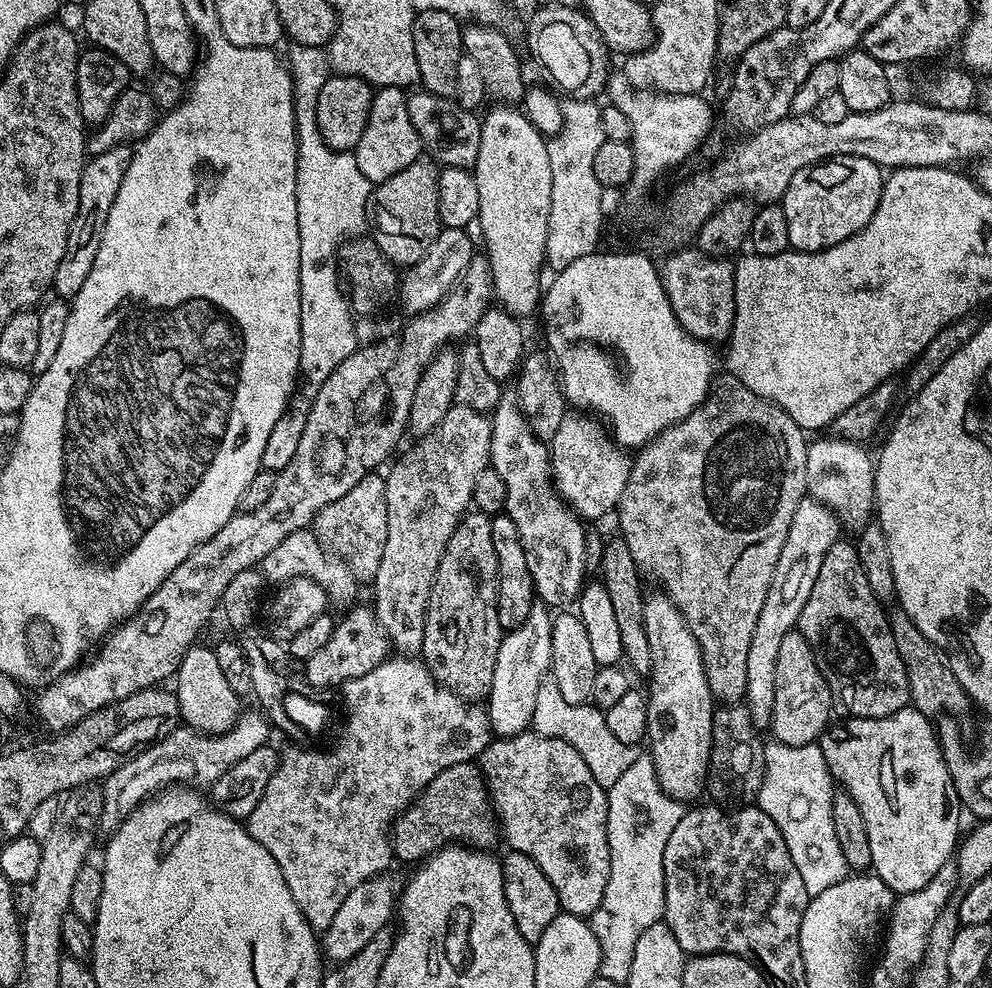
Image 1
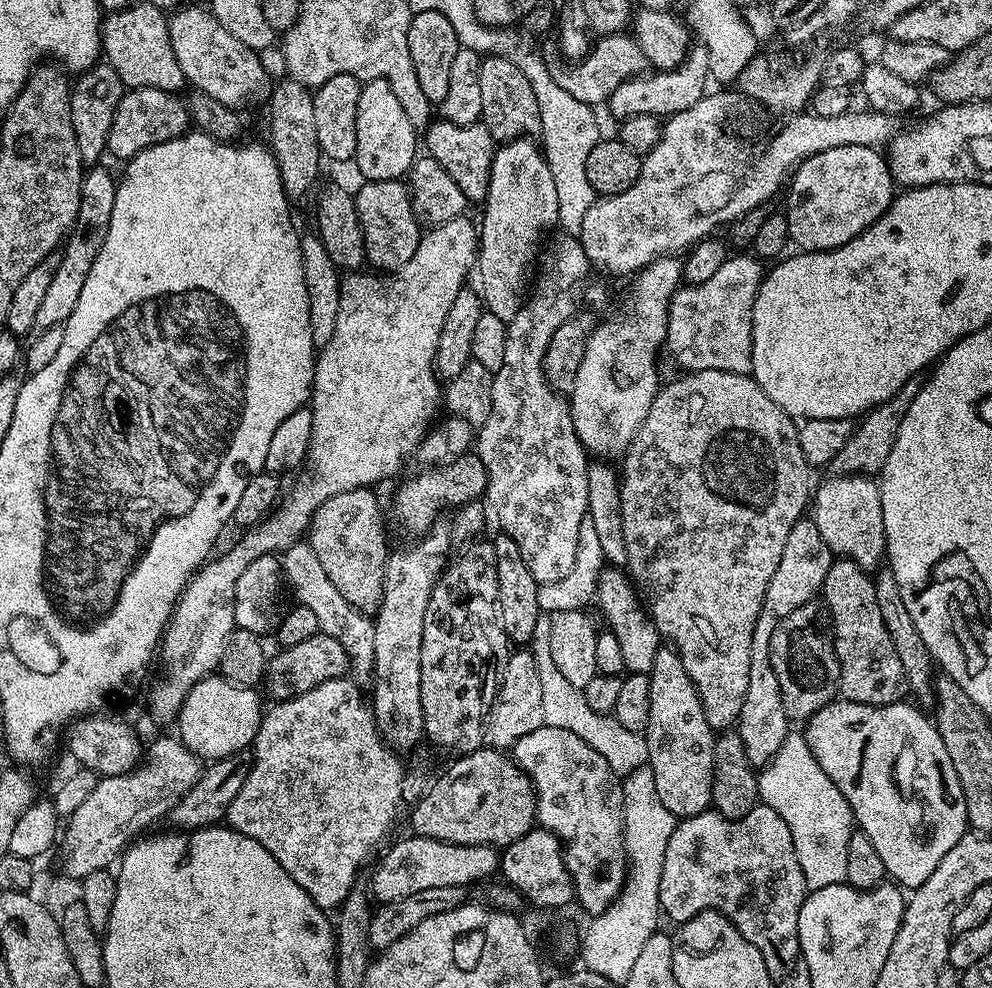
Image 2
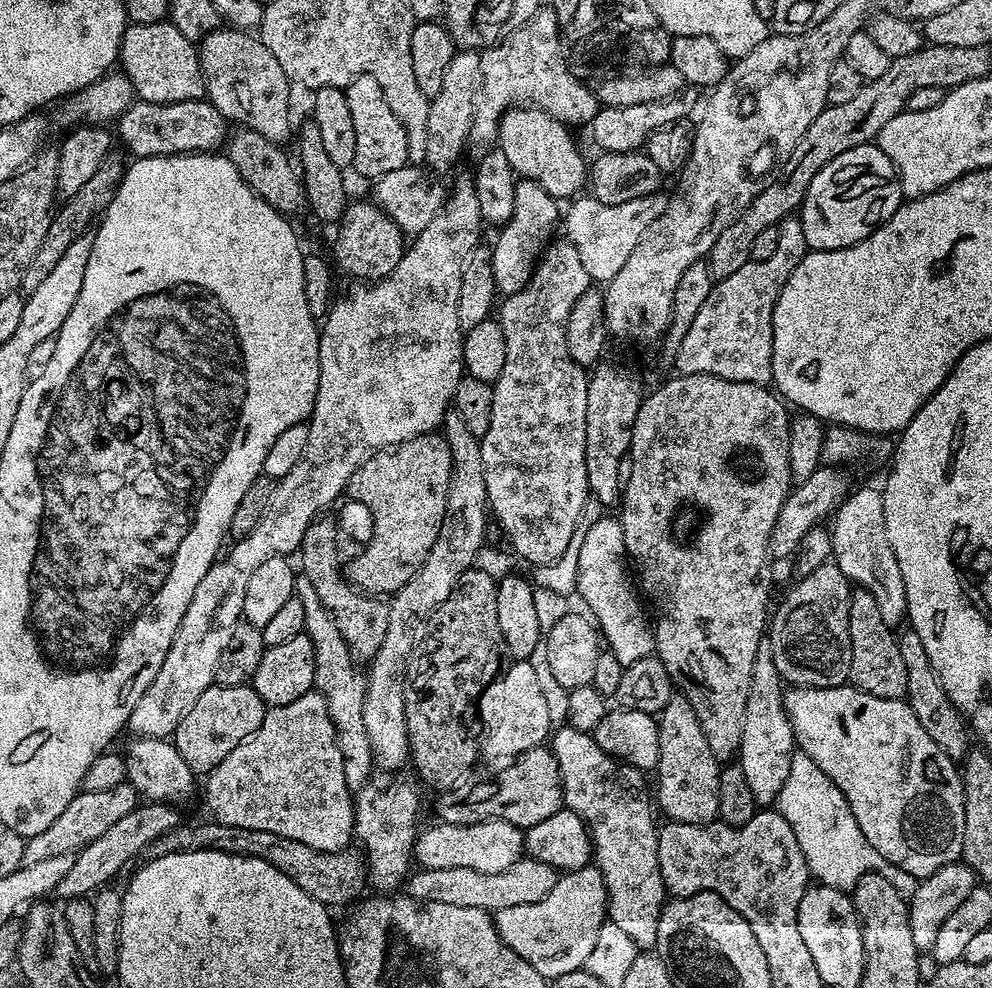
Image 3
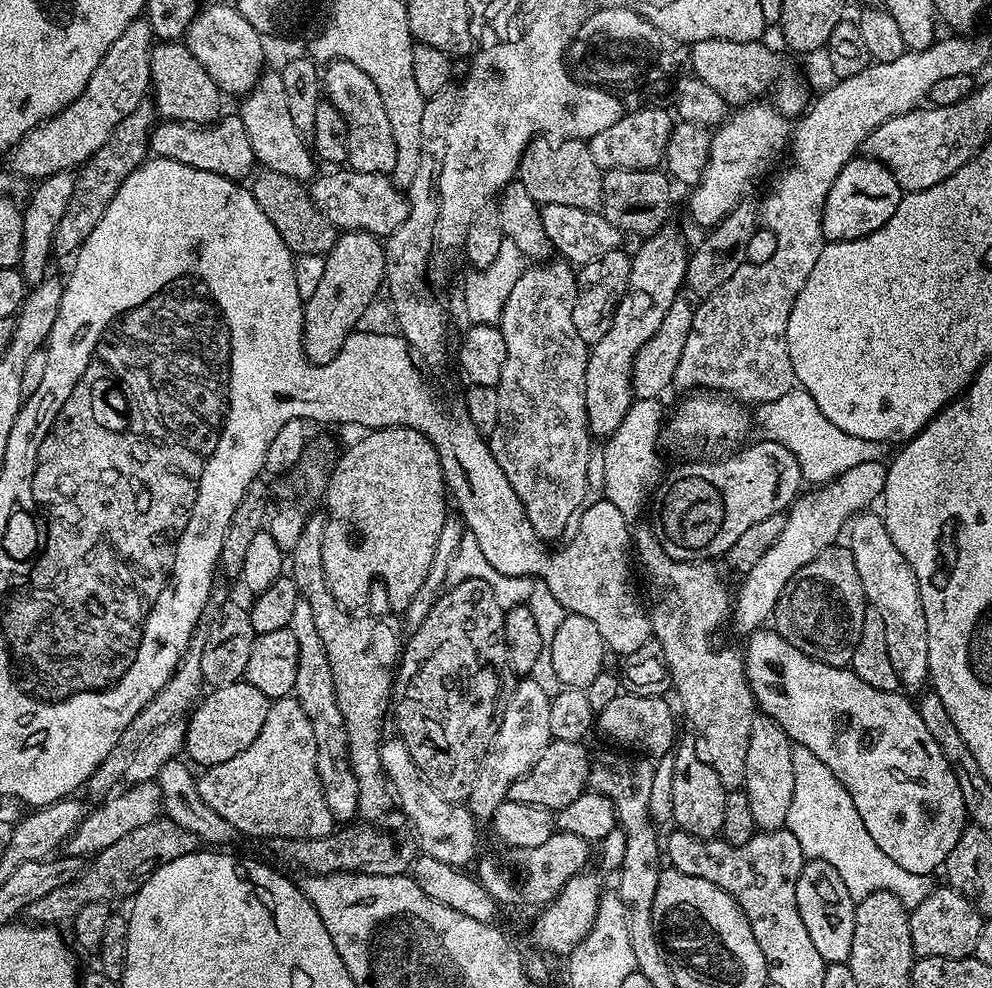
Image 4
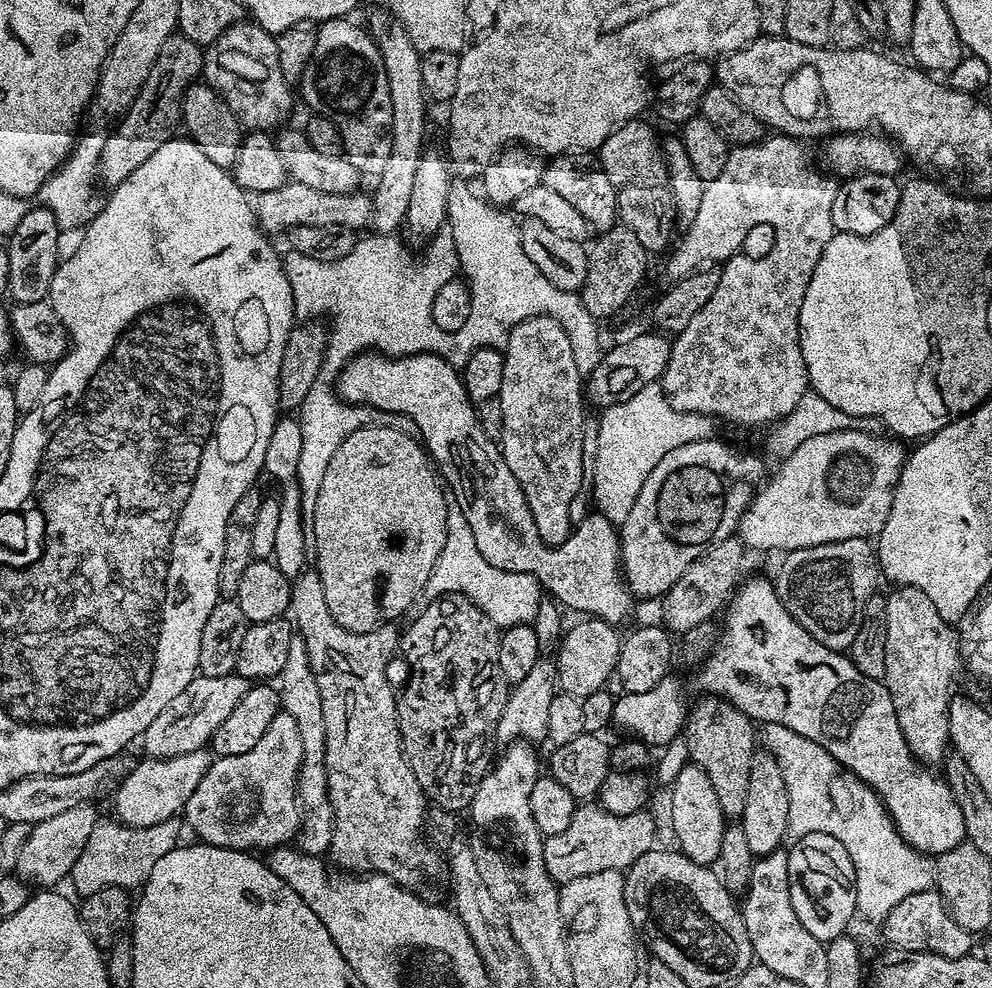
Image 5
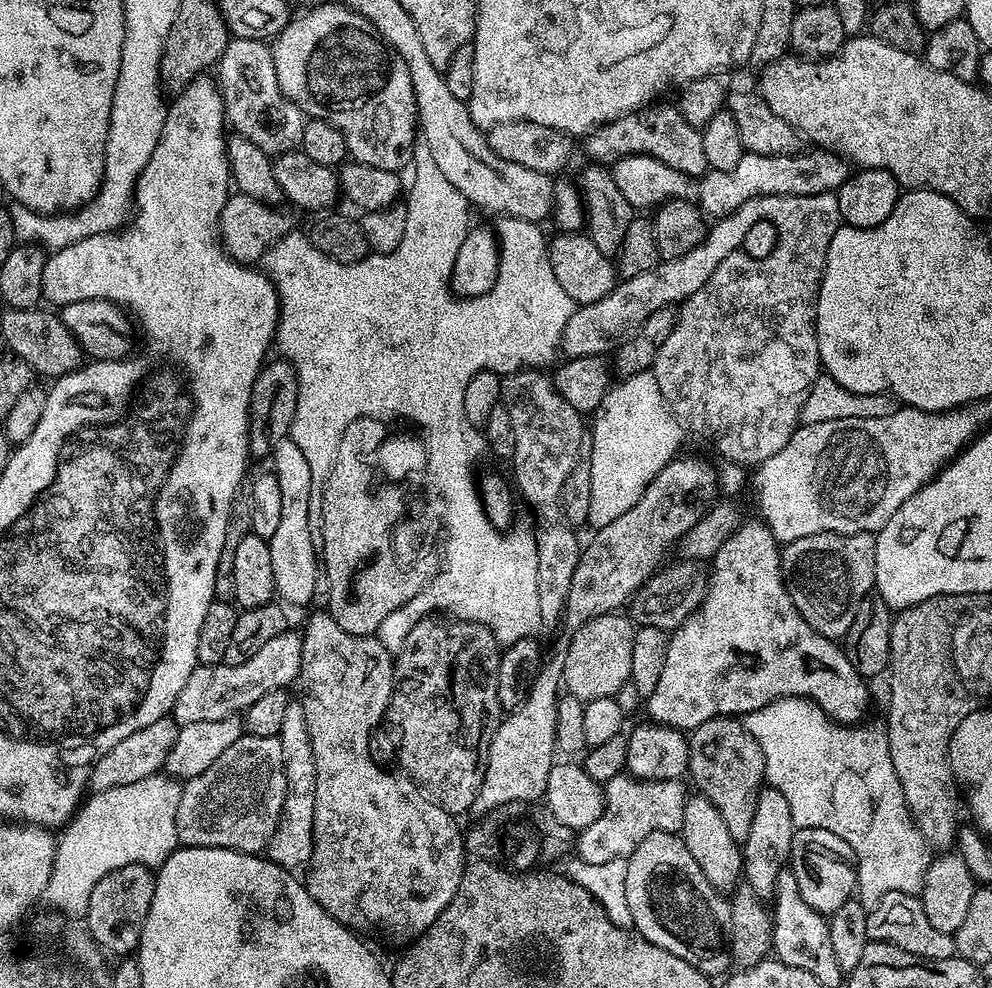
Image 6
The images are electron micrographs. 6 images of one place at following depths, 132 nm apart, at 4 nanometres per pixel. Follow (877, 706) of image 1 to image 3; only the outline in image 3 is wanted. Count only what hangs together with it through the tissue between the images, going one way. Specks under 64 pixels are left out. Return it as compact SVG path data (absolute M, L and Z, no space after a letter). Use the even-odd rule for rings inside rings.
M857 587L850 598L850 674L851 687L862 690L866 694L874 694L874 698L890 698L898 700L906 697L906 665L902 663L902 650L897 633L886 622L882 622L882 613L878 610L878 602L874 602L874 594L865 588Z

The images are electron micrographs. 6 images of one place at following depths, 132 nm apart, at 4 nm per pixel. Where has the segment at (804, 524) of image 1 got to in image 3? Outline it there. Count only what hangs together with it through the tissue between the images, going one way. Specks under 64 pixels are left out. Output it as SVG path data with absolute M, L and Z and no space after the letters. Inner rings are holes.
M767 638L761 640L754 658L754 674L750 674L750 694L746 694L746 714L742 714L742 742L738 763L750 785L757 805L775 805L778 794L790 774L792 753L796 739L790 726L790 718L784 709L785 687L782 685L778 666L774 666L774 654Z

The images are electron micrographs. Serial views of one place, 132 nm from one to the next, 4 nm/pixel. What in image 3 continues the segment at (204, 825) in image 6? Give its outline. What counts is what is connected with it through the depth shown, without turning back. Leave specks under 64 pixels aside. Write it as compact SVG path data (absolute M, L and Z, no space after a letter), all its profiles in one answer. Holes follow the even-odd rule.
M315 690L302 694L295 702L286 702L286 706L271 706L265 711L262 726L246 742L234 746L213 772L207 773L202 784L202 796L208 799L208 808L213 812L215 823L226 826L246 826L246 830L270 830L270 834L282 834L282 838L294 838L294 842L302 842L302 846L310 846L319 852L343 852L353 843L356 827L356 810L354 807L354 792L346 782L346 770L342 750L338 746L338 738L334 730L334 722L330 718L330 710L326 706L326 698Z

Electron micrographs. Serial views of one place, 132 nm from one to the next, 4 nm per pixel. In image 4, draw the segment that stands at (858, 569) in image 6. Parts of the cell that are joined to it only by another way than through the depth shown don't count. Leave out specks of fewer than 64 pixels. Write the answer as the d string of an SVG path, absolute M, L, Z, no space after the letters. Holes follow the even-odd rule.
M833 546L790 578L771 619L776 620L775 632L786 638L790 646L802 650L802 654L830 666L847 668L854 658L854 646L858 646L858 634L862 634L865 607L862 582L854 567L852 551L846 546Z

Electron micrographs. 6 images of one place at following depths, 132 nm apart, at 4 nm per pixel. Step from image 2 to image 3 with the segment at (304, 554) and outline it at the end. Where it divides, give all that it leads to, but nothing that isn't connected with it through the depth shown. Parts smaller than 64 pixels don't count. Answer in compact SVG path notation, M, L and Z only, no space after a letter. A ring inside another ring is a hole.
M297 575L294 593L306 606L305 633L314 642L314 682L315 691L326 698L326 706L330 710L330 718L334 722L334 730L338 738L338 746L342 750L346 782L349 788L359 790L373 779L374 761L370 750L370 738L366 734L366 721L362 718L362 706L366 702L368 681L363 671L359 672L348 643L336 625L336 619L322 606L322 598L318 598L318 590L310 586L310 578Z

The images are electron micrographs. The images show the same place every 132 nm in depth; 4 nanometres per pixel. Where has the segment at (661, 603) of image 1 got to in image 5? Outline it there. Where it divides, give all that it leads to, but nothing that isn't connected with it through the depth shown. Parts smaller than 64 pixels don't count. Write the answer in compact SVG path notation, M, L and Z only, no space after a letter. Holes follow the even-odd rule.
M691 762L682 766L678 776L670 785L672 797L668 800L668 816L672 819L672 832L676 835L679 851L694 862L715 865L718 861L718 849L722 843L722 834L726 817L718 798L714 794L714 785L710 783L710 774L702 766Z

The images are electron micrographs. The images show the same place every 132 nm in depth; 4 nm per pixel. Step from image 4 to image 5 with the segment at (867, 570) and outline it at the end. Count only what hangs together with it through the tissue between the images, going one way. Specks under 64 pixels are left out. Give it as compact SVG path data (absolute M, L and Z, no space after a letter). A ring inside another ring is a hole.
M896 586L891 589L892 593L886 596L886 674L882 681L884 689L890 694L890 702L894 702L894 714L898 714L898 726L902 726L902 738L906 738L906 746L910 746L910 750L914 754L914 758L925 766L936 766L943 761L946 753L950 748L950 729L952 723L948 717L948 707L952 701L954 691L954 677L958 672L960 662L960 646L958 643L957 631L953 625L944 621L942 608L935 604L932 596L922 594L922 590L910 588L907 586Z

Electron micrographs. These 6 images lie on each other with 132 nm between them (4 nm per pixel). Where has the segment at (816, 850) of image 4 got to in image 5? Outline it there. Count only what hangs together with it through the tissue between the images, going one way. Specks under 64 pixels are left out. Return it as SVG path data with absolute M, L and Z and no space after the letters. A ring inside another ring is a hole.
M766 724L758 736L763 751L778 758L778 770L782 770L786 794L790 794L788 836L830 834L830 838L842 842L854 866L856 910L861 917L883 922L902 898L933 891L938 880L933 857L915 852L903 840L876 791L848 772L818 742L794 734L790 726Z

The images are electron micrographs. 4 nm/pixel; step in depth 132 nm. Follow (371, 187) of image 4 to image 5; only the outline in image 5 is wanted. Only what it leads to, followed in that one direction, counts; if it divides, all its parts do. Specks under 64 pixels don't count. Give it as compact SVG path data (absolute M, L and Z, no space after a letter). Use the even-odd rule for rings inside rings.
M285 182L278 190L259 193L254 211L261 229L268 234L284 234L298 226L342 226L361 230L372 223L372 197L364 190L350 194L322 194L322 190L314 190L311 186Z

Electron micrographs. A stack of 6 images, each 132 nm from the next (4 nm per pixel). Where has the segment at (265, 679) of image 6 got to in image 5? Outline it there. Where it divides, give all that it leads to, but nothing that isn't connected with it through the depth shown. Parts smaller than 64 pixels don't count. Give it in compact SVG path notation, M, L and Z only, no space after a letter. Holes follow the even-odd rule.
M233 674L210 678L196 675L190 686L186 686L186 690L182 690L182 694L178 694L178 698L174 698L174 702L170 702L170 706L166 706L166 710L162 710L162 714L158 714L150 726L146 726L142 737L143 755L158 760L170 759L205 747L211 741L214 730L226 722L230 710L238 706L249 686L250 681L245 676Z

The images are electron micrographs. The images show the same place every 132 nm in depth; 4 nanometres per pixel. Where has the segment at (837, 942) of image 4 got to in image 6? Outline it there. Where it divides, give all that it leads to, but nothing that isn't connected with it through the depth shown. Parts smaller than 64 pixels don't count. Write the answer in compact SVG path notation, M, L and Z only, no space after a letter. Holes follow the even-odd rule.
M799 828L792 835L789 857L799 893L821 915L831 915L855 893L858 884L853 862L855 856L849 844L836 834L821 828Z

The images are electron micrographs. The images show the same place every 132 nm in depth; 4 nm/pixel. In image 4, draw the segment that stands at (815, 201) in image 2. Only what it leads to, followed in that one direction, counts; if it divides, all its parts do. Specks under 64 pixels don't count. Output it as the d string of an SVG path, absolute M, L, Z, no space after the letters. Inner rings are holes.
M853 158L842 166L826 195L822 230L828 242L857 240L881 228L894 214L902 193L894 174L885 164L867 158Z

